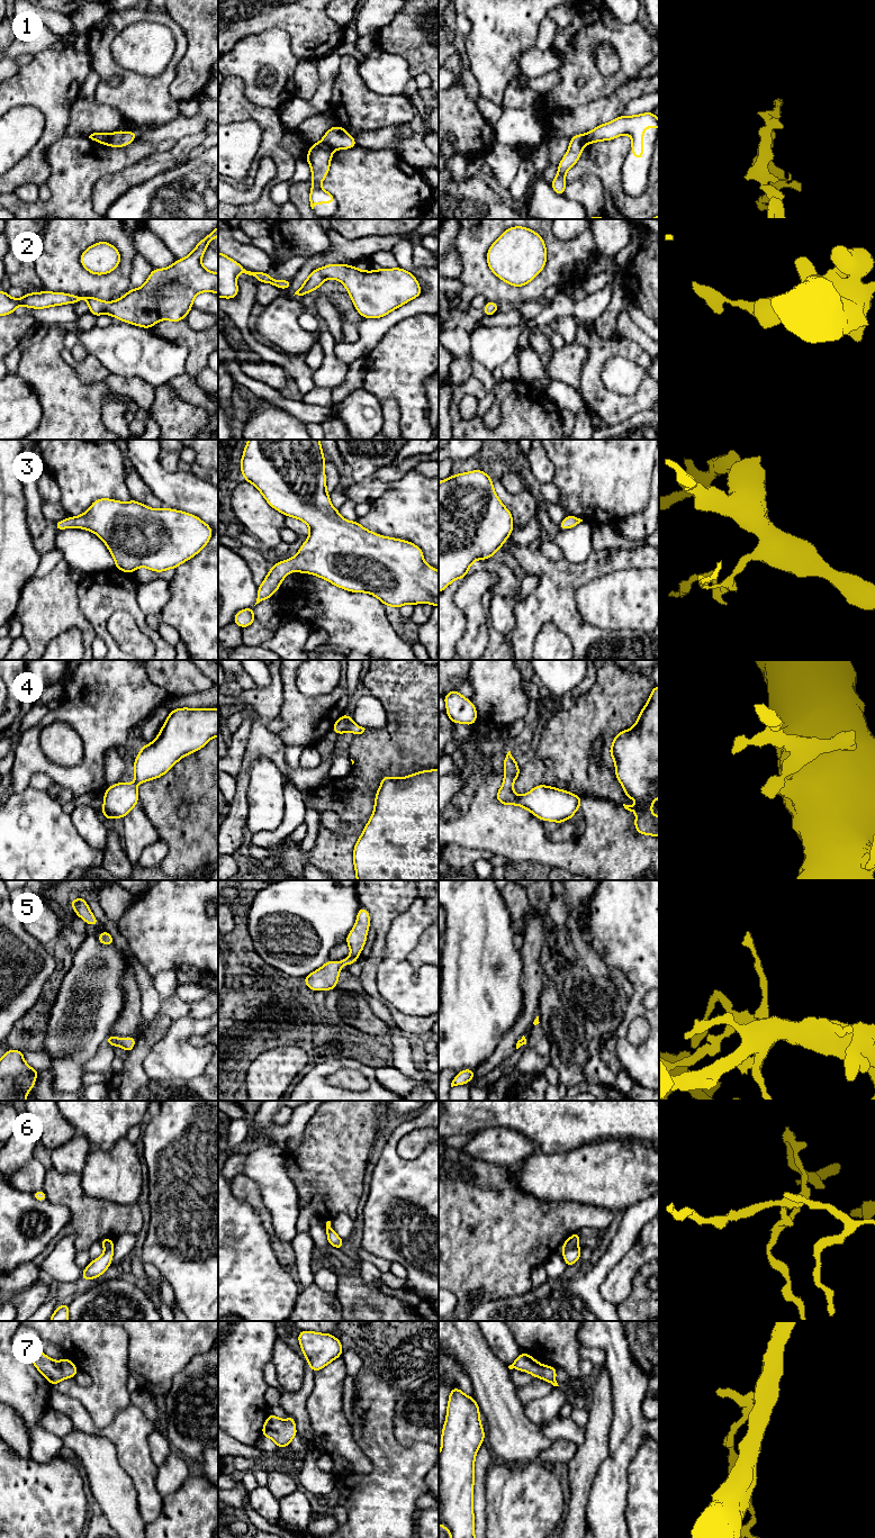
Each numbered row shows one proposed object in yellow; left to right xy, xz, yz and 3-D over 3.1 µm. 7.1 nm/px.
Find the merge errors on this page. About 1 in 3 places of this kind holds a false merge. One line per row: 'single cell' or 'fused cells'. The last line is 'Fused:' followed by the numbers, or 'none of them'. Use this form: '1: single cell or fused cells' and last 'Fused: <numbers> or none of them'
1: fused cells
2: single cell
3: single cell
4: single cell
5: single cell
6: fused cells
7: single cell
Fused: 1, 6

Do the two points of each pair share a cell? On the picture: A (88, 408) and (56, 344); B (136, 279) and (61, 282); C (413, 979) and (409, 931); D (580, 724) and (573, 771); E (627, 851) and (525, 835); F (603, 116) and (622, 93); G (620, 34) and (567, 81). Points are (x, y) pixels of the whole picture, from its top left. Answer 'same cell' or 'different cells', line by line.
A: same cell
B: different cells
C: same cell
D: same cell
E: same cell
F: same cell
G: same cell

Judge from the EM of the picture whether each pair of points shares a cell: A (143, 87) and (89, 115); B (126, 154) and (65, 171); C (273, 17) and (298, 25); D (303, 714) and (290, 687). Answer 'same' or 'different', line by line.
A: different
B: same
C: same
D: same

